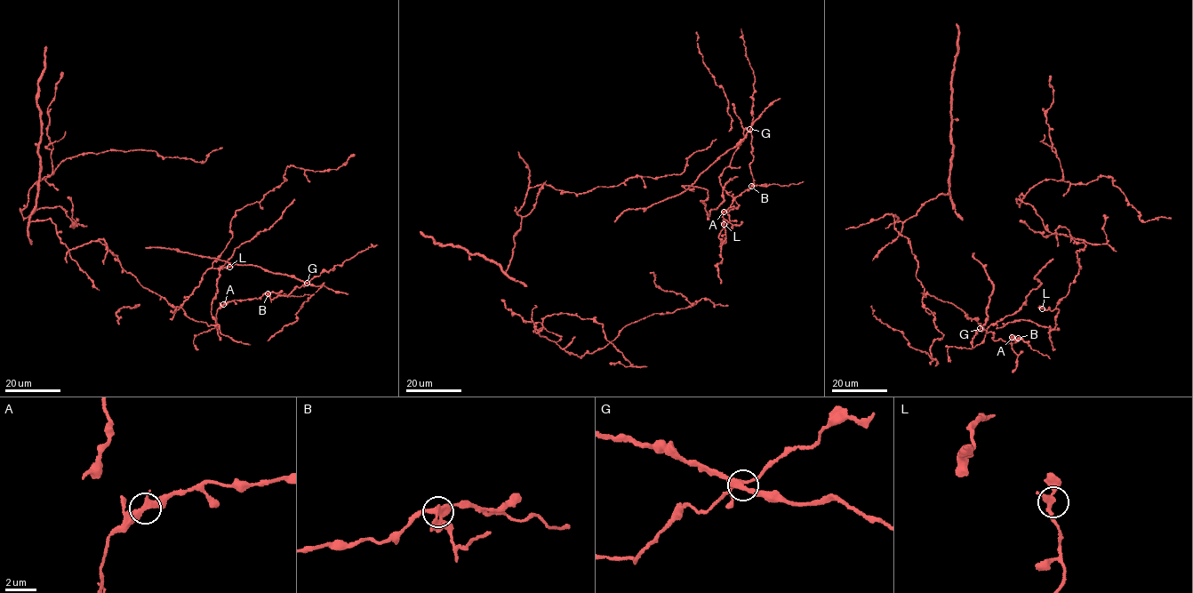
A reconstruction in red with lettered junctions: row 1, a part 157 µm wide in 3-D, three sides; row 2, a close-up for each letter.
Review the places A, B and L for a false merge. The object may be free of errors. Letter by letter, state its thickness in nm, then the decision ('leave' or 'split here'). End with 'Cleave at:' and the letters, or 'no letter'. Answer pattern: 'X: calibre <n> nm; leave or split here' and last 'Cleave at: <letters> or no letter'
A: calibre 360 nm; leave
B: calibre 300 nm; split here
L: calibre 280 nm; leave
Cleave at: B

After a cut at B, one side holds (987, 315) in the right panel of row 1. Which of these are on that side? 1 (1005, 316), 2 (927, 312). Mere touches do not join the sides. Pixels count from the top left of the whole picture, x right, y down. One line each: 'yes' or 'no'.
1: no
2: no

